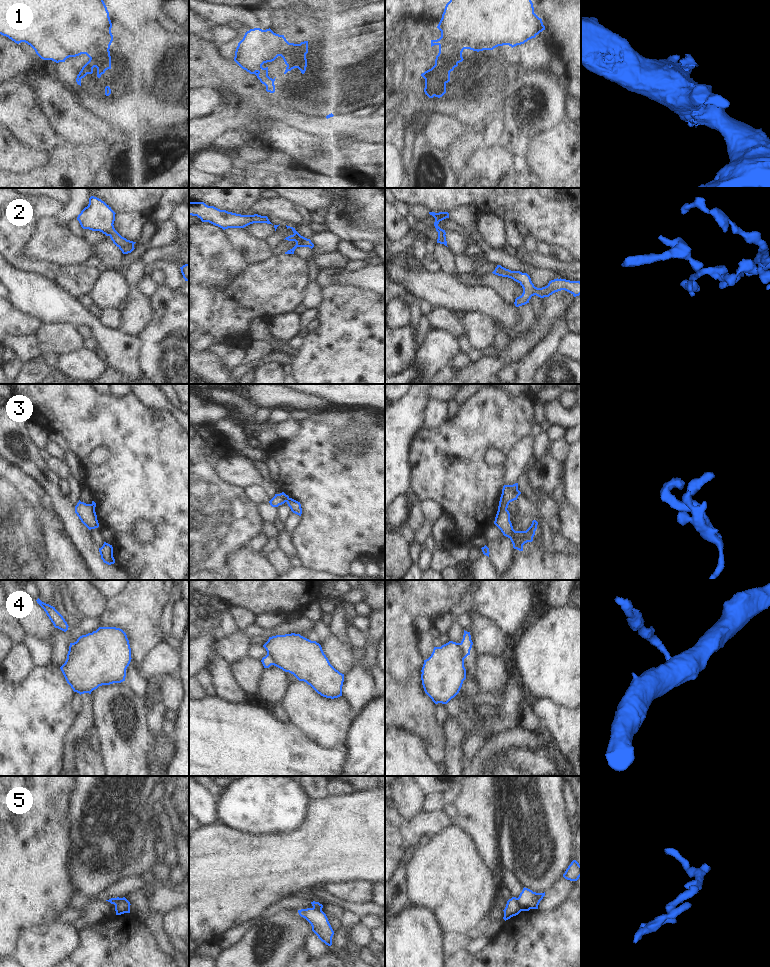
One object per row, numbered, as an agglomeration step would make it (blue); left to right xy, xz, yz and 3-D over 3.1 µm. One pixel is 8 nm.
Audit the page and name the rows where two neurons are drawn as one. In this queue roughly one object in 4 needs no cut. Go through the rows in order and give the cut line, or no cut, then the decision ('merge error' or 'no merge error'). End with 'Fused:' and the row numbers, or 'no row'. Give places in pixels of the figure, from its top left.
1: yz (438, 44), (441, 46), (443, 56), (461, 54) | merge error
2: no cut | no merge error
3: yz (498, 506), (506, 510) | merge error
4: yz (459, 643), (461, 647), (469, 651) | merge error
5: yz (516, 898), (521, 910) | merge error
Fused: 1, 3, 4, 5

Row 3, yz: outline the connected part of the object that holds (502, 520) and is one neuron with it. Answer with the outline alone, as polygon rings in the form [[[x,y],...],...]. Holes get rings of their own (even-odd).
[[[498,506],[494,524],[501,530],[504,536],[511,540],[514,549],[523,551],[523,545],[533,541],[538,522],[533,520],[531,526],[526,531],[515,531],[510,521],[509,511]]]

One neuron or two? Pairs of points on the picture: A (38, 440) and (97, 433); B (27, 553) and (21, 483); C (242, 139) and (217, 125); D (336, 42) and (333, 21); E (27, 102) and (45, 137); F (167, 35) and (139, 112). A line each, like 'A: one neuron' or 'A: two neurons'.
A: two neurons
B: one neuron
C: two neurons
D: one neuron
E: one neuron
F: one neuron

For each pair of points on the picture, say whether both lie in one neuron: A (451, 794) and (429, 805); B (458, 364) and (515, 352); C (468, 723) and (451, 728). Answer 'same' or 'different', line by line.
A: same
B: different
C: different

